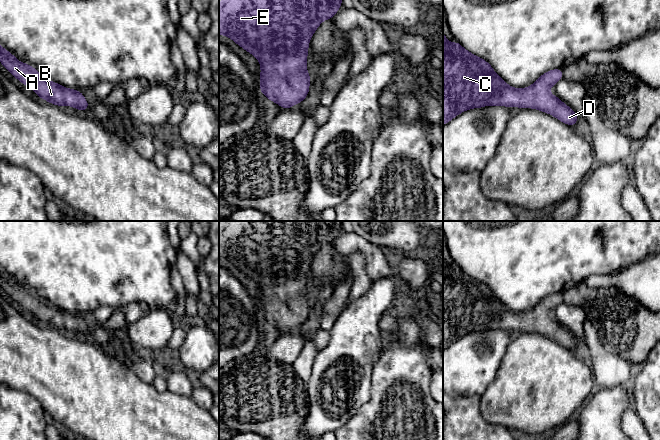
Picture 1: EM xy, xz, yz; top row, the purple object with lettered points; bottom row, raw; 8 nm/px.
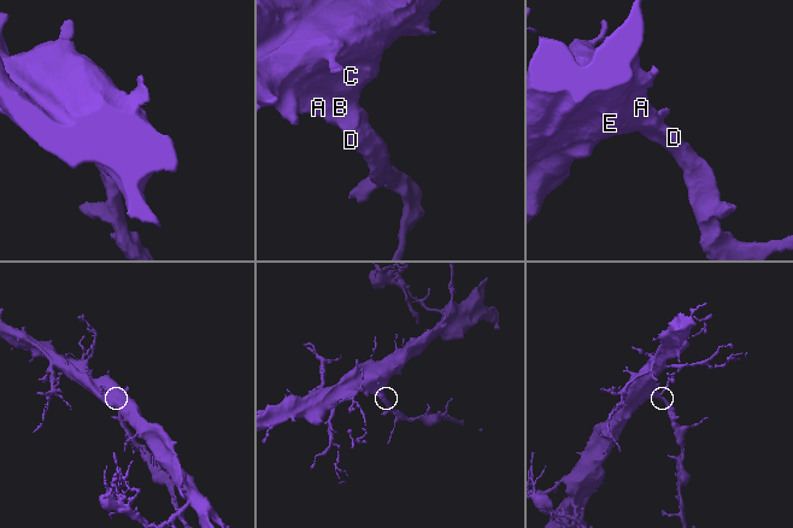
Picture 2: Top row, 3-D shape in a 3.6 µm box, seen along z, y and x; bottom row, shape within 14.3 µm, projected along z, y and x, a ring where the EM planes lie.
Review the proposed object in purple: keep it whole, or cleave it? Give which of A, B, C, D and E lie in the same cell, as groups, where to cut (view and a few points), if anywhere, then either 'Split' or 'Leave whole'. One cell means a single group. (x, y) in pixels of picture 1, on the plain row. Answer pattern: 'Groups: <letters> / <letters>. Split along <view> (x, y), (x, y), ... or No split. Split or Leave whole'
Groups: A B C D E. No split. Leave whole

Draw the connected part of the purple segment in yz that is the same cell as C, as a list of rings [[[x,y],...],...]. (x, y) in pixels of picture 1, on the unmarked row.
[[[443,255],[443,349],[466,334],[493,329],[538,333],[574,351],[579,342],[577,338],[556,319],[549,317],[549,312],[562,302],[563,293],[552,293],[531,310],[515,313],[505,307],[487,285],[464,273],[458,265],[450,267]]]

